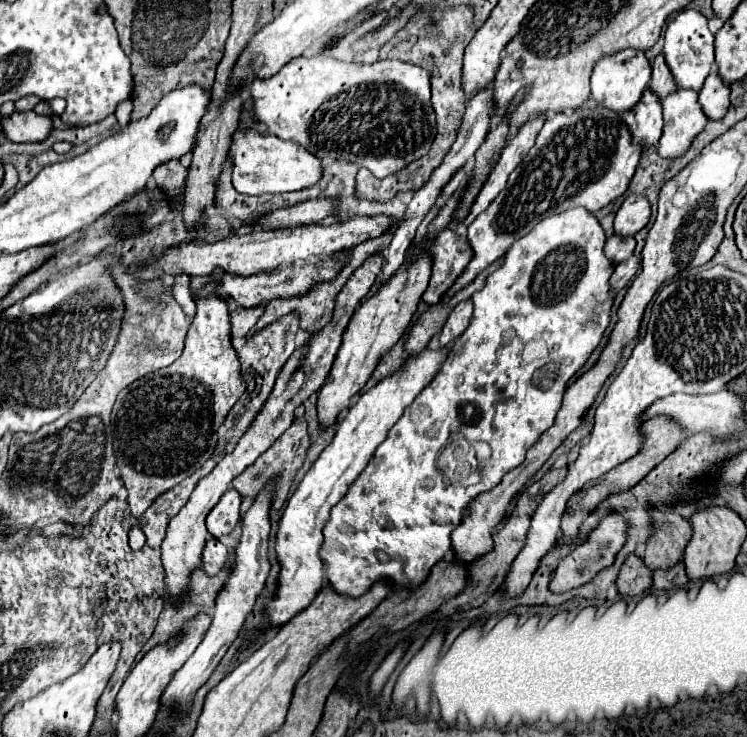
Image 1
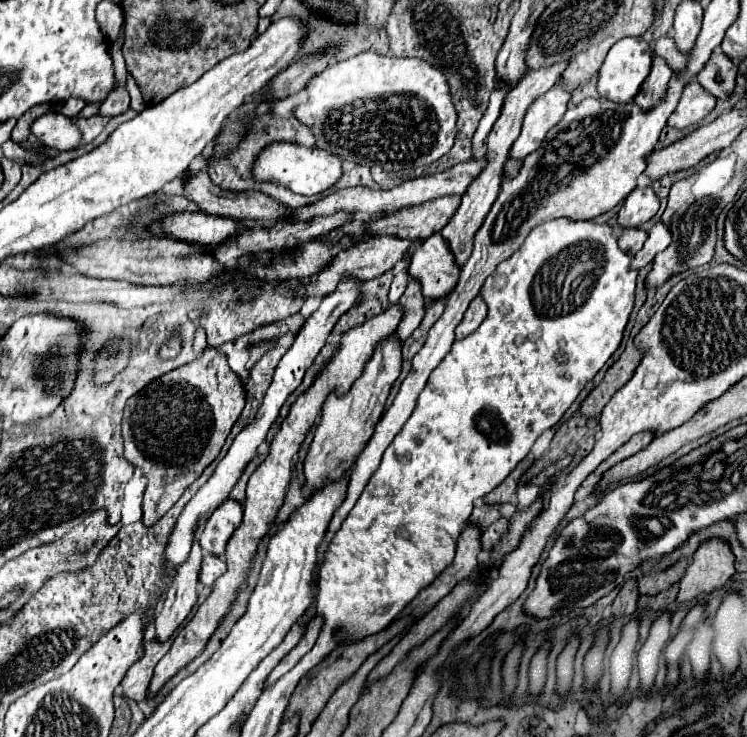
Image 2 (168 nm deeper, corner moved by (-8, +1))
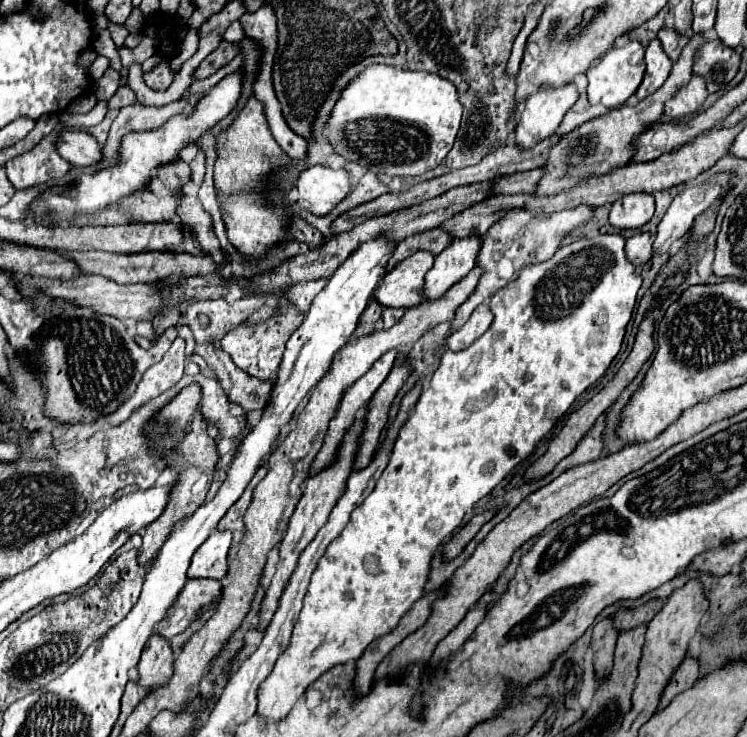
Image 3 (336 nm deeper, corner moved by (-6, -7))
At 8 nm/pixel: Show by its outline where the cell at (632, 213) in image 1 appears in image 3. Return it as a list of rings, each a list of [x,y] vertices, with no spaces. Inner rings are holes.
[[[630,193],[614,201],[610,223],[618,229],[640,229],[654,215],[654,197],[650,193]]]

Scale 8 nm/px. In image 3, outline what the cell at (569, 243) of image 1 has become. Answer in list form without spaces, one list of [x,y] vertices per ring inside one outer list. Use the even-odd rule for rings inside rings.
[[[596,235],[596,237],[582,237],[570,245],[560,247],[552,259],[542,261],[542,263],[530,263],[526,267],[522,267],[518,279],[510,281],[506,287],[502,287],[498,293],[494,293],[494,297],[490,299],[490,309],[494,313],[494,321],[490,325],[490,329],[478,337],[468,349],[462,351],[450,351],[446,349],[446,353],[442,355],[440,367],[434,371],[432,379],[428,381],[428,387],[422,391],[414,411],[410,413],[406,425],[400,429],[392,457],[388,467],[384,469],[382,477],[378,479],[374,491],[364,499],[362,505],[358,505],[350,517],[350,523],[344,527],[344,531],[340,533],[338,539],[334,539],[324,557],[320,559],[318,569],[314,571],[314,577],[310,581],[310,589],[306,593],[306,601],[304,601],[304,609],[298,617],[298,625],[294,627],[294,637],[290,647],[286,649],[286,653],[282,653],[274,665],[274,671],[268,675],[268,679],[260,685],[258,689],[258,709],[256,715],[262,719],[270,719],[270,721],[280,721],[284,719],[290,709],[294,707],[294,703],[298,701],[298,697],[306,691],[306,687],[316,681],[322,673],[326,673],[328,669],[332,669],[334,665],[346,663],[346,661],[356,661],[362,651],[376,639],[382,637],[384,633],[390,633],[398,621],[402,619],[402,615],[418,601],[424,597],[426,593],[426,583],[430,579],[430,569],[432,569],[432,559],[434,553],[438,549],[438,545],[452,535],[468,509],[474,507],[476,501],[480,501],[482,497],[486,497],[518,463],[522,463],[538,445],[538,441],[552,431],[552,427],[556,425],[556,421],[570,409],[570,405],[576,401],[578,395],[582,395],[594,381],[598,381],[604,371],[608,369],[608,365],[612,363],[612,359],[618,355],[624,333],[626,333],[626,325],[632,317],[634,305],[636,305],[636,293],[642,285],[640,275],[634,275],[634,265],[626,259],[624,255],[624,237],[622,235]]]

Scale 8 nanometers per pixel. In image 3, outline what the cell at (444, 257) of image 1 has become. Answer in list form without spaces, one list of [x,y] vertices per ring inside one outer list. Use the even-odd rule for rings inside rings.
[[[426,251],[414,253],[412,257],[404,259],[390,273],[384,275],[384,283],[374,293],[374,299],[378,303],[382,303],[384,307],[414,307],[414,305],[418,305],[424,297],[424,277],[432,269],[432,265],[434,265],[434,255],[432,253],[426,253]]]

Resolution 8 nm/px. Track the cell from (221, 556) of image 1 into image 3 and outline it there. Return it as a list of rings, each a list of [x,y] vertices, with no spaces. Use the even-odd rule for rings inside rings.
[[[188,579],[174,605],[168,609],[166,619],[160,621],[156,631],[166,639],[182,633],[190,621],[196,617],[198,609],[218,601],[222,589],[222,581],[218,579]]]

